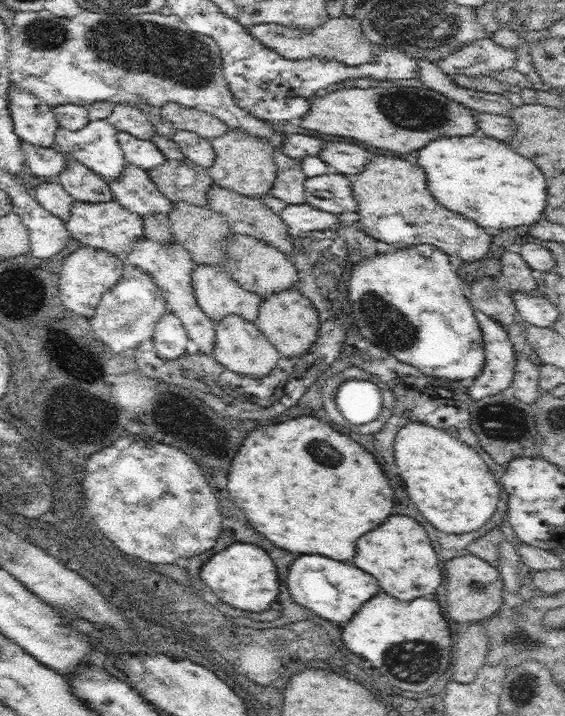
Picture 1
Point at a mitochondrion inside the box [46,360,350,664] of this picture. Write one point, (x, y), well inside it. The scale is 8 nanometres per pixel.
(160, 584)

